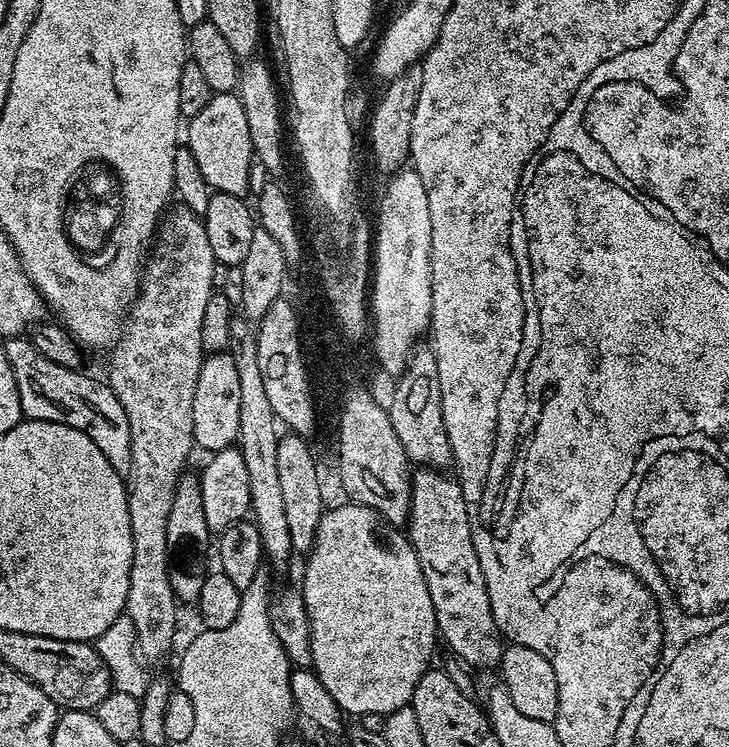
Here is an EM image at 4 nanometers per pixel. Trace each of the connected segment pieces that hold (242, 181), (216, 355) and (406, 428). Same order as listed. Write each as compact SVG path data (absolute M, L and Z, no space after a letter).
M217 92L210 98L209 104L198 115L191 117L186 124L186 147L194 154L198 162L198 170L202 170L202 178L206 178L208 187L213 192L225 192L235 196L247 197L248 183L252 180L254 157L250 140L249 123L246 112L236 92Z
M222 352L207 353L198 370L198 386L194 386L194 434L192 439L197 449L205 448L208 454L220 452L224 448L233 447L240 439L240 427L236 421L236 407L242 402L238 383L238 366L234 364L232 353Z
M417 343L408 358L408 365L399 373L392 401L387 401L390 426L402 442L409 465L448 470L453 467L452 447L442 418L442 390L438 386L438 362L434 350L427 343Z

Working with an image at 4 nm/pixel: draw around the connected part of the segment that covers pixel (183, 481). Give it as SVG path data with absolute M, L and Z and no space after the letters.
M181 475L176 493L174 494L174 506L170 510L168 529L166 530L166 550L168 551L168 577L172 593L181 605L195 605L202 594L202 582L206 575L207 552L213 543L213 533L206 526L206 514L202 511L202 490L200 489L199 475Z

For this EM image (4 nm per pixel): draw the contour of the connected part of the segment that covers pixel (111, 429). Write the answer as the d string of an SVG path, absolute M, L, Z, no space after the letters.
M24 336L5 339L2 347L6 350L10 370L14 370L14 382L18 382L21 413L30 420L58 422L82 430L82 434L86 434L86 438L106 454L116 472L128 473L132 465L130 422L111 386L103 379L87 376L80 368L67 368L58 362L50 362L50 358L46 358L46 354L42 354L32 345L31 339Z

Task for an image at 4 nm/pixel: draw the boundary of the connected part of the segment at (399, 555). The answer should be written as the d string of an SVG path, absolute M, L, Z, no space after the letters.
M355 502L343 503L338 505L337 508L330 509L329 507L322 512L312 548L306 553L308 561L304 564L304 588L302 587L302 595L308 621L310 622L311 671L316 673L316 677L322 682L322 686L326 686L330 698L334 698L334 702L341 713L348 715L349 712L352 718L359 718L362 714L382 714L387 716L389 712L405 707L411 701L414 694L414 686L418 686L418 678L428 671L433 663L432 651L435 650L436 644L438 645L434 602L430 602L430 590L426 586L426 578L422 574L420 559L416 556L416 551L411 544L408 543L407 535L400 534L400 537L395 540L388 532L380 533L376 529L378 517L371 508Z

